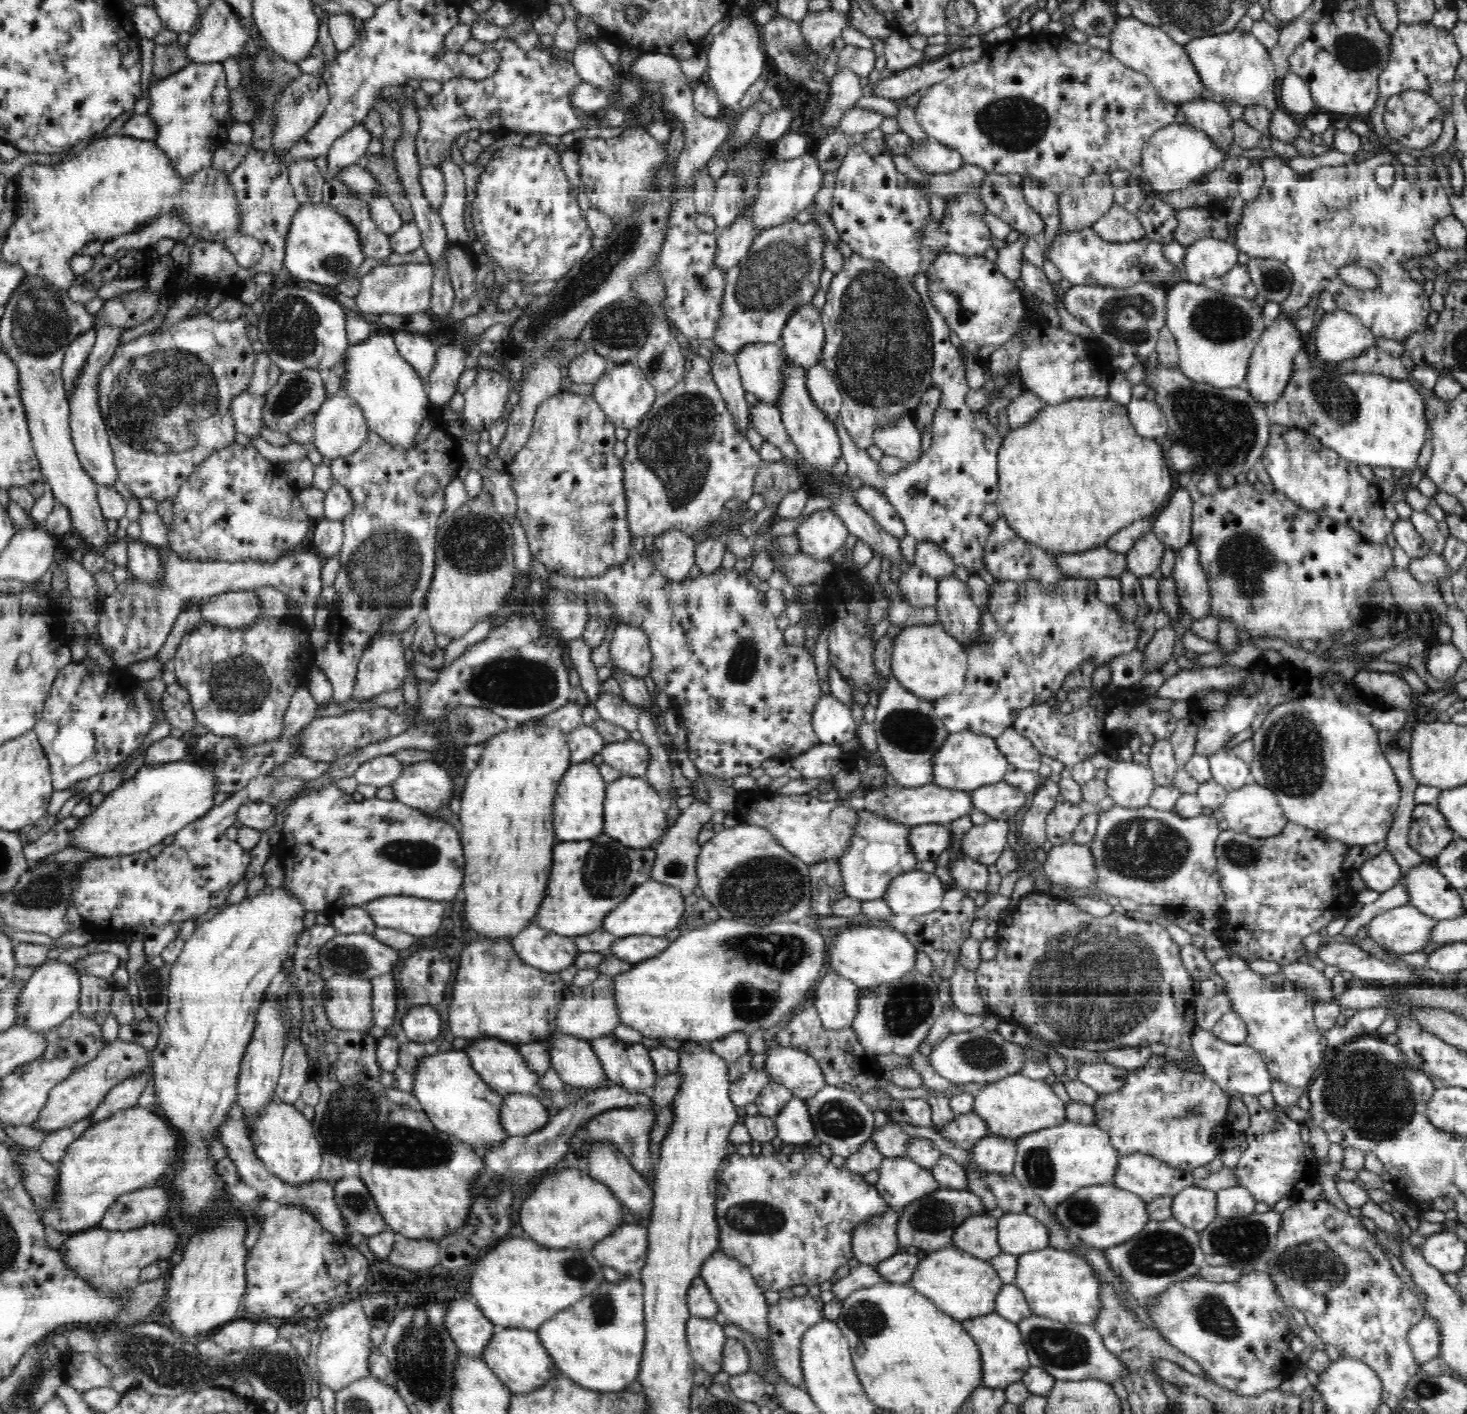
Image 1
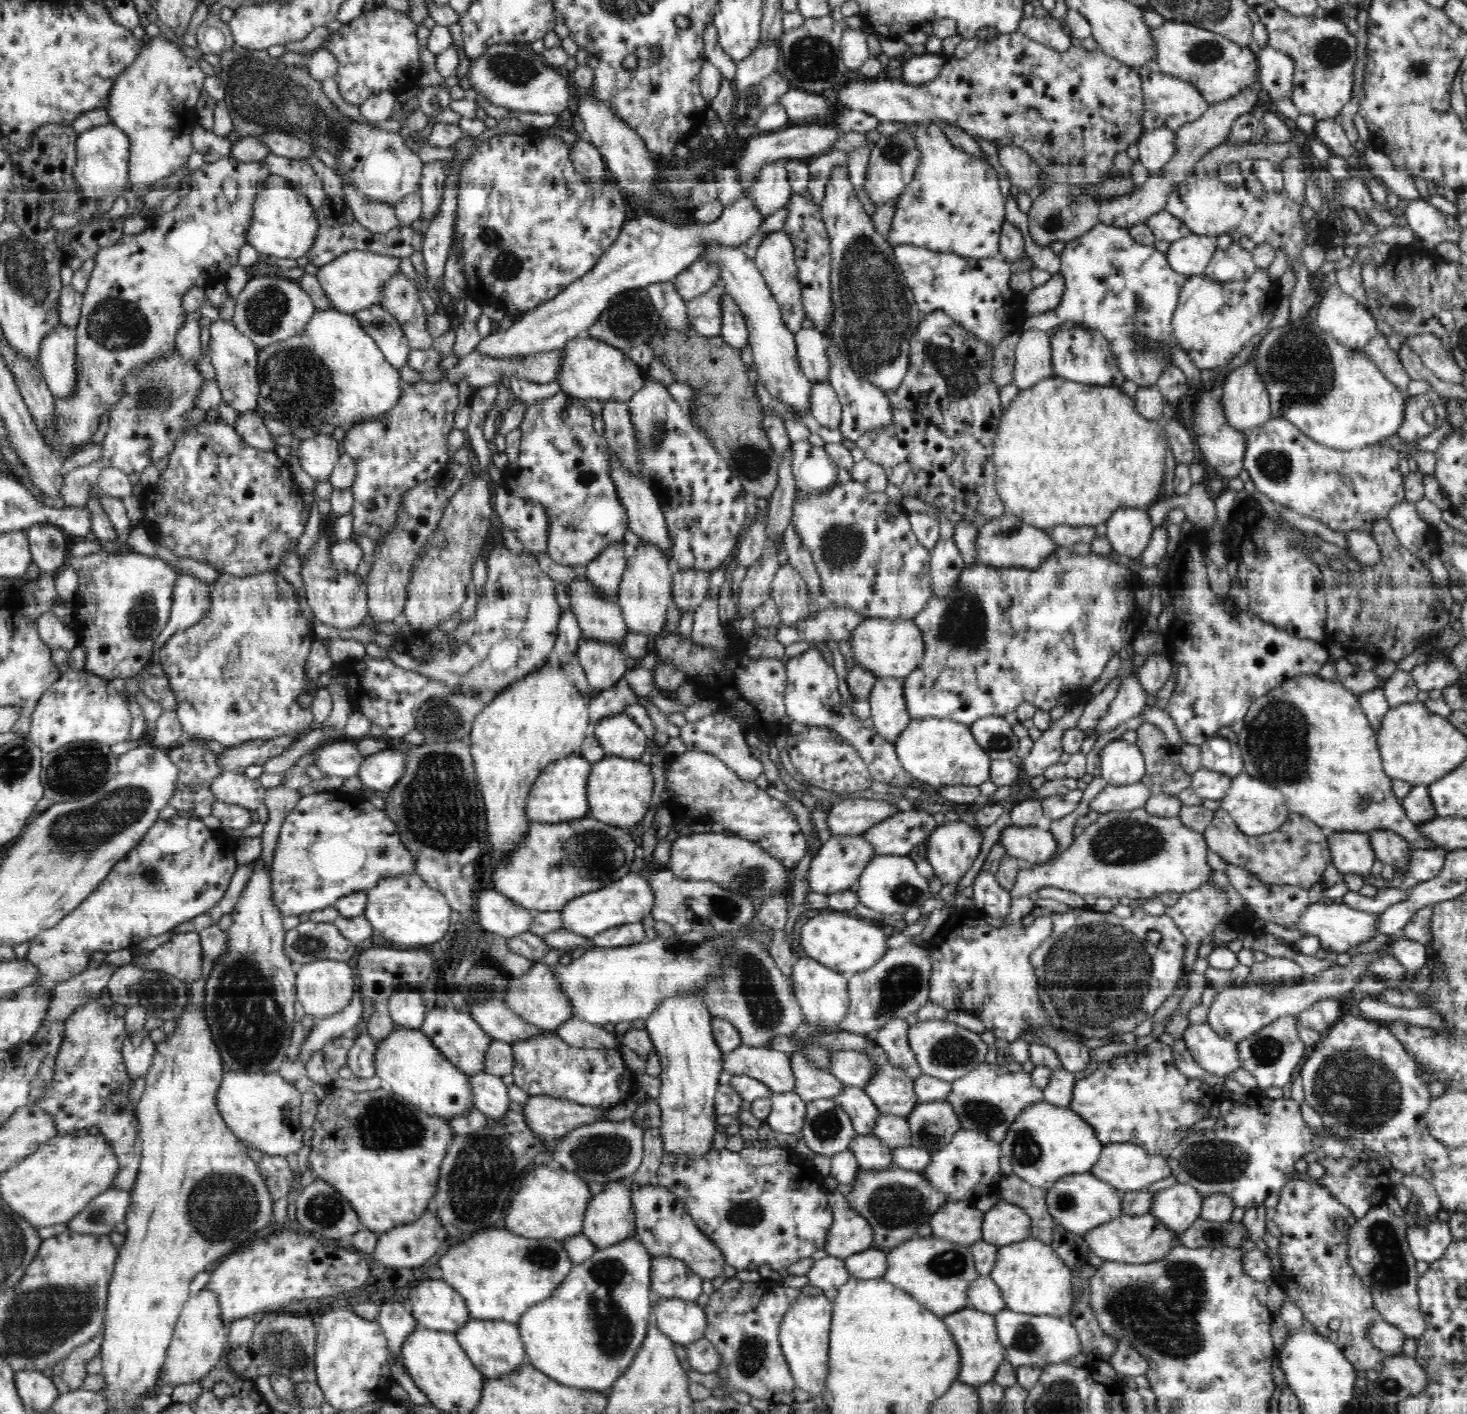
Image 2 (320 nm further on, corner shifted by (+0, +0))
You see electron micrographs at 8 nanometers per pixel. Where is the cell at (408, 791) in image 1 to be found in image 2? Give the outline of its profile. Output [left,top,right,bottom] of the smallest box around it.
[357,747,405,792]

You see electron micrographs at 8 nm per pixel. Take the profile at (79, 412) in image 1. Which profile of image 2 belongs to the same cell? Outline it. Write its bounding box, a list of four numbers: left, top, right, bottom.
[39,322,77,397]

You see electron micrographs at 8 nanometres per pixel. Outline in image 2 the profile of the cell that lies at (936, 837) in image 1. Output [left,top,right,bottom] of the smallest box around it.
[861,808,938,855]

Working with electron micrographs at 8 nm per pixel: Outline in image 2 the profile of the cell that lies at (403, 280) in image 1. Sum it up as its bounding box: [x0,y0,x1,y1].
[315,250,400,315]

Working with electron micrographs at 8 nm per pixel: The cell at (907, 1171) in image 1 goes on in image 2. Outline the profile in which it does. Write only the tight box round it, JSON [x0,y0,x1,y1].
[849,1134,894,1172]

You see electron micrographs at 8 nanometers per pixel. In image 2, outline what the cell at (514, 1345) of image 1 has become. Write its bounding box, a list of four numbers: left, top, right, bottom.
[455,1318,527,1379]

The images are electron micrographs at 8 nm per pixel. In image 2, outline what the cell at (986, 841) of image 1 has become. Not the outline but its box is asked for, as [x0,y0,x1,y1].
[925,821,982,884]

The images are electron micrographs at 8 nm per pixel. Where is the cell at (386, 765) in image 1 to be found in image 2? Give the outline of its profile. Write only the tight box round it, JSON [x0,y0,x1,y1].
[313,740,363,777]

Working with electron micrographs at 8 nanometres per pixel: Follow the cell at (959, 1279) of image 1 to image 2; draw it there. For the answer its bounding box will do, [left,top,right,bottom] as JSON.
[881,1237,980,1316]

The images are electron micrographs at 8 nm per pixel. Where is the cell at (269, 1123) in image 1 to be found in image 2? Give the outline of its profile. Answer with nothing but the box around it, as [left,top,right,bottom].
[216,1071,304,1156]

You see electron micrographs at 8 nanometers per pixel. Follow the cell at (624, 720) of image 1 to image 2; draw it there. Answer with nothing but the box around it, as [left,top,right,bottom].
[575,637,630,693]

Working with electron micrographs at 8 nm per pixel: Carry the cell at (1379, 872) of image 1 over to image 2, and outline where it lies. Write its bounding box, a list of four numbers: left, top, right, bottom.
[1327,831,1375,875]

